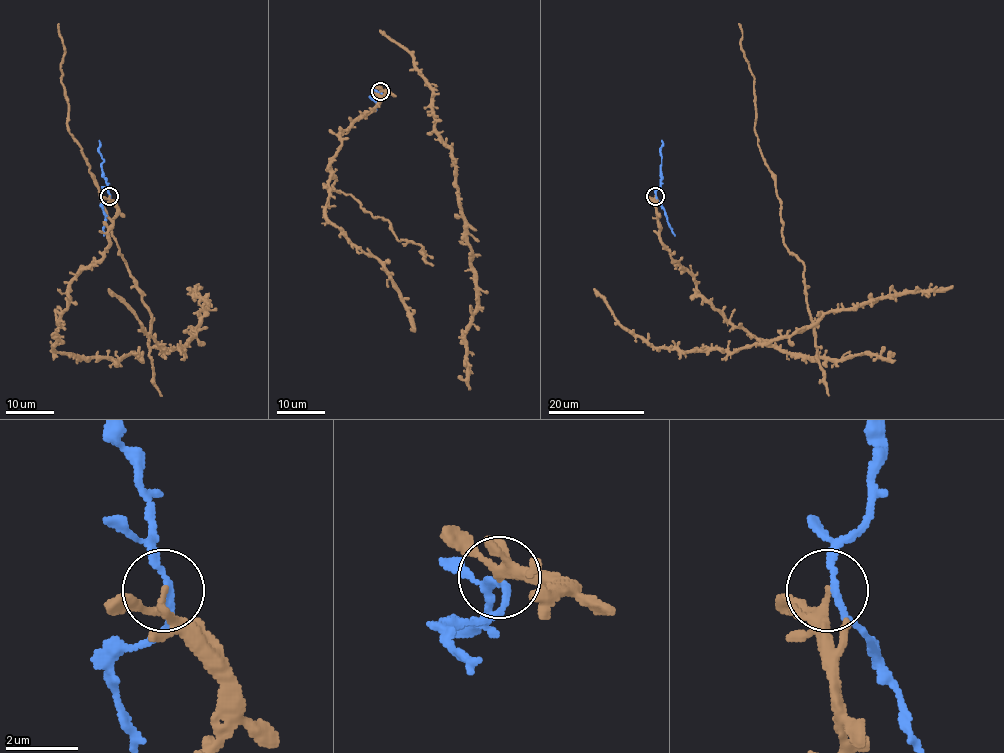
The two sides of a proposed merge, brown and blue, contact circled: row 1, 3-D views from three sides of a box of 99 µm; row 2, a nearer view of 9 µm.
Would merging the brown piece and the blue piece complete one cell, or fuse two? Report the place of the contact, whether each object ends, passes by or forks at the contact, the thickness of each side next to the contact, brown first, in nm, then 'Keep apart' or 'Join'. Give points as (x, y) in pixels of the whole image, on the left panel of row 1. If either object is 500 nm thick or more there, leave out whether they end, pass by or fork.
Place: (109, 196). At the ring brown forks. At the ring blue passes by. Thickness 150 nm (brown) against 170 nm. Keep apart

